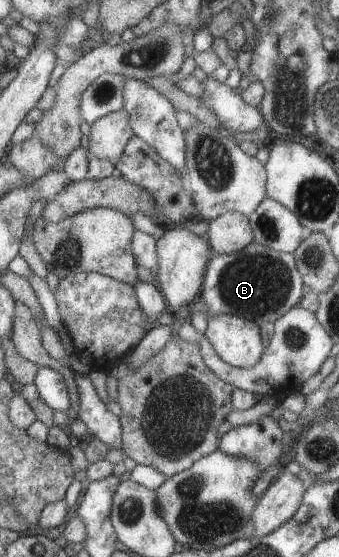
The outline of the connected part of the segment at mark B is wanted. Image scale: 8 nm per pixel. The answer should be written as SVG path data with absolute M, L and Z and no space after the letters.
M252 242L235 253L213 255L206 266L199 296L205 303L203 309L207 318L215 317L215 315L239 315L259 325L266 321L274 323L283 316L283 313L287 313L289 309L298 305L301 300L302 287L303 283L291 252L269 250L263 245Z

